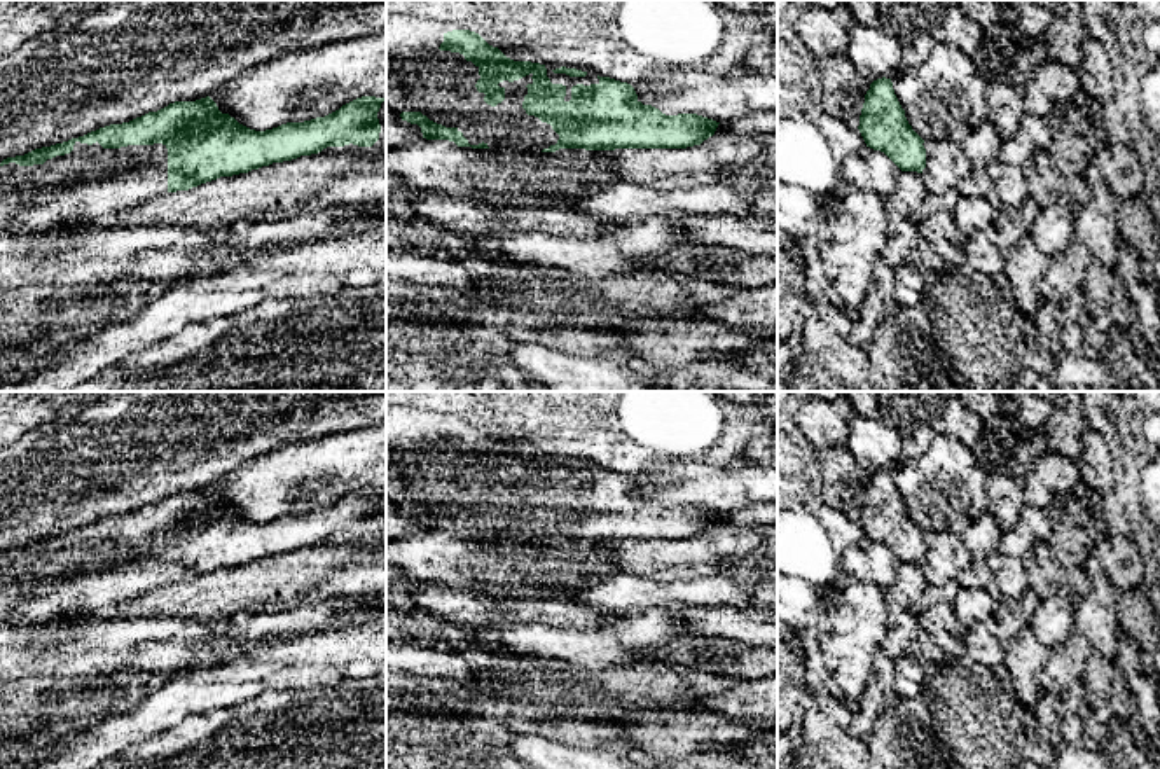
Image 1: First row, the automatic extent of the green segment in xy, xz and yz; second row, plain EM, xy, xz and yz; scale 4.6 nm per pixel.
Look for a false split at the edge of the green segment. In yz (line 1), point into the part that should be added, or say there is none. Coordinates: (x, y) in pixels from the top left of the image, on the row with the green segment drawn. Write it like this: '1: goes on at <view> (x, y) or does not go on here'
1: does not go on here

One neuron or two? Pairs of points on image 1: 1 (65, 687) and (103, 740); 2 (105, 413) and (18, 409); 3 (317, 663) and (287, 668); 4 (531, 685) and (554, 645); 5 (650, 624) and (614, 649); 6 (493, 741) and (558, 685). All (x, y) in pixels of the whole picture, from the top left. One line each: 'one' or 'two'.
1: two
2: two
3: two
4: two
5: one
6: two

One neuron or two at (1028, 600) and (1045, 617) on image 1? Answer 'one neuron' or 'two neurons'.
two neurons

